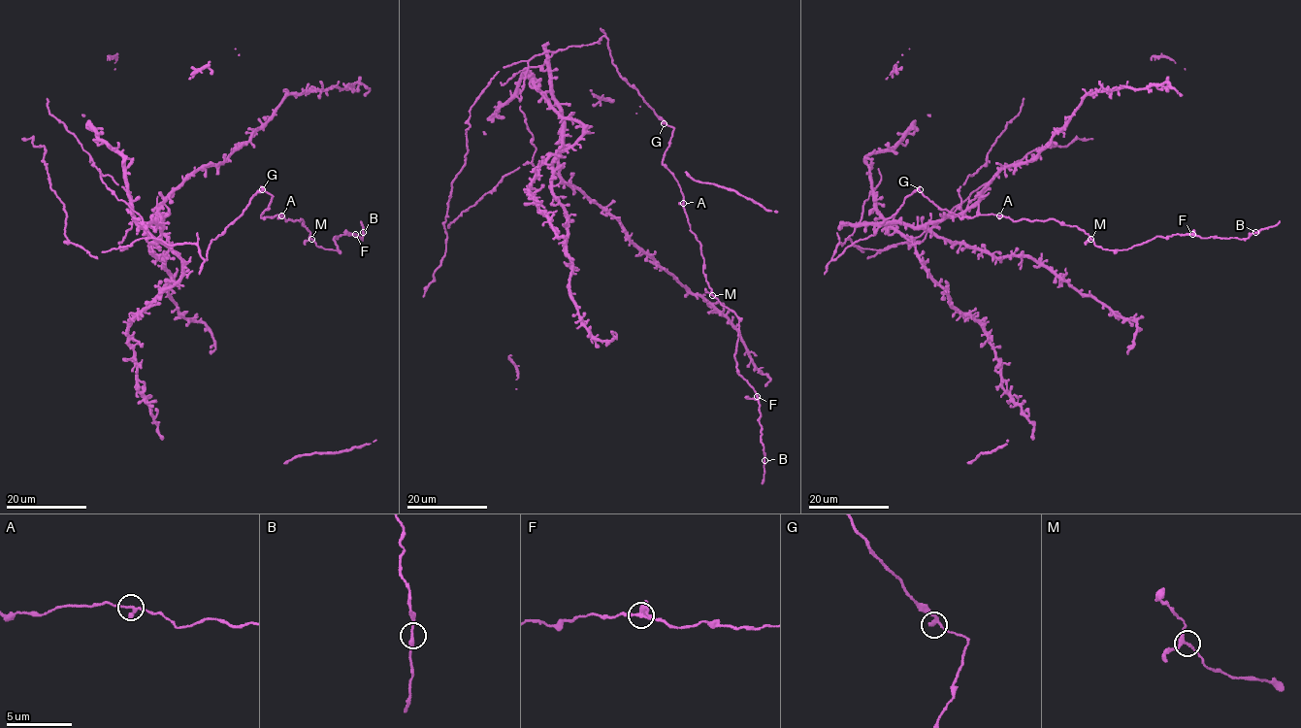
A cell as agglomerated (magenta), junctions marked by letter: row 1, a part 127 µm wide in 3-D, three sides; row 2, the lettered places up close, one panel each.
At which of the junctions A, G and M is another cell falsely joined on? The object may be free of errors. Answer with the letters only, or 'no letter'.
no letter

